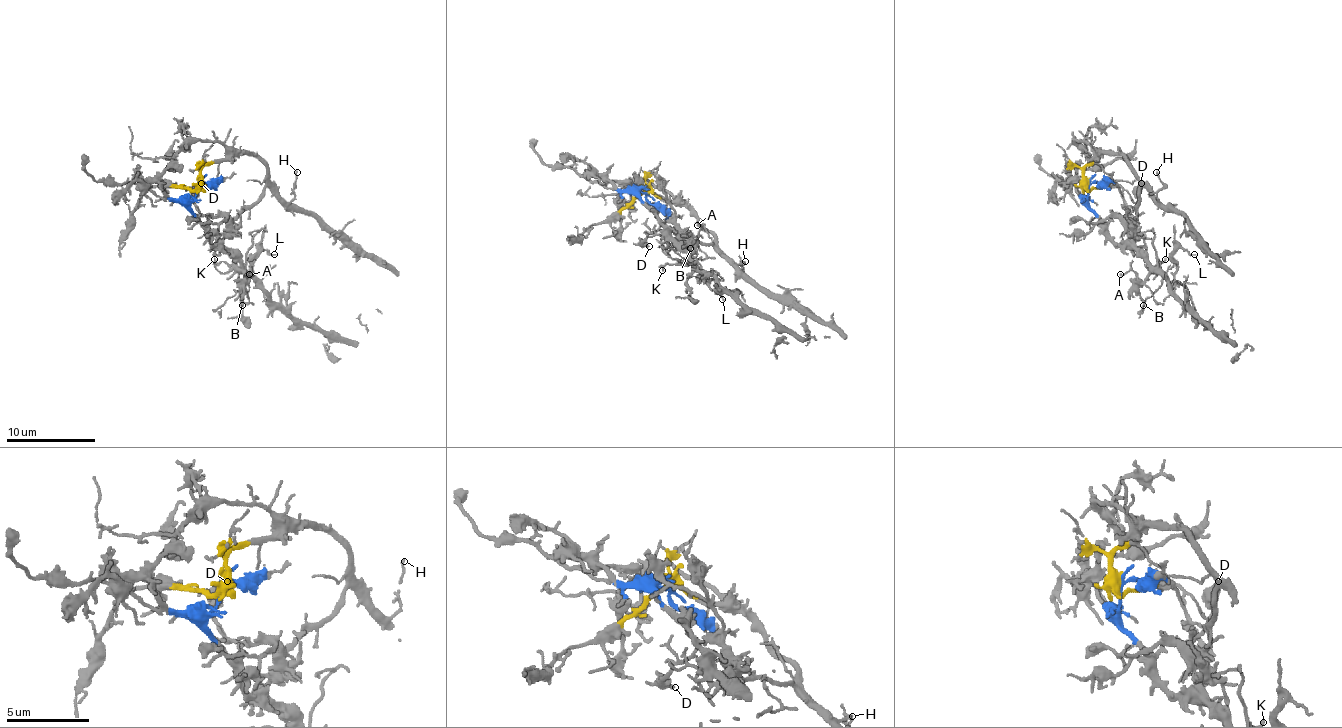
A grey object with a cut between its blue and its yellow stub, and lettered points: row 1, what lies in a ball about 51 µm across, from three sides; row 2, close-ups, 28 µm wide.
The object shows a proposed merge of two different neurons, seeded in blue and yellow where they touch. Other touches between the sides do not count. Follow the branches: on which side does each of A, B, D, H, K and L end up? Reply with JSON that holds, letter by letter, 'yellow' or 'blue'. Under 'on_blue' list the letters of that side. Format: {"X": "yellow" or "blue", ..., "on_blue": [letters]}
{"A": "blue", "B": "blue", "D": "yellow", "H": "yellow", "K": "blue", "L": "blue", "on_blue": ["A", "B", "K", "L"]}

